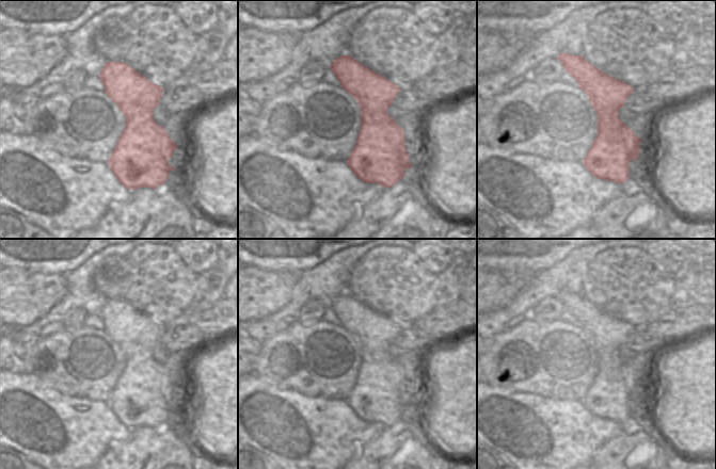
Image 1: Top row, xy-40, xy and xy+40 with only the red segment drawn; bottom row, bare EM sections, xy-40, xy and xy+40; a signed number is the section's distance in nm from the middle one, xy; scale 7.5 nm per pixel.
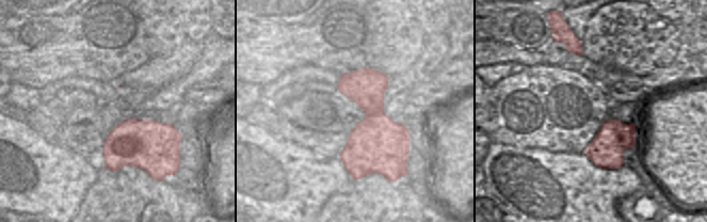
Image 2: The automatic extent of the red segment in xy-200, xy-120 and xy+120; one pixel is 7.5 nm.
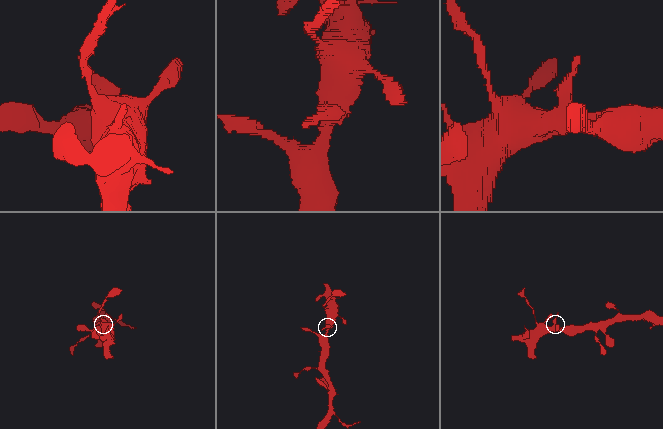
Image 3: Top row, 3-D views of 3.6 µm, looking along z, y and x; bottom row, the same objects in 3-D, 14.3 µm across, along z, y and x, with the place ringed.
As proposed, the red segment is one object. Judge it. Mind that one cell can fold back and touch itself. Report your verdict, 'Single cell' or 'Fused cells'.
Fused cells

